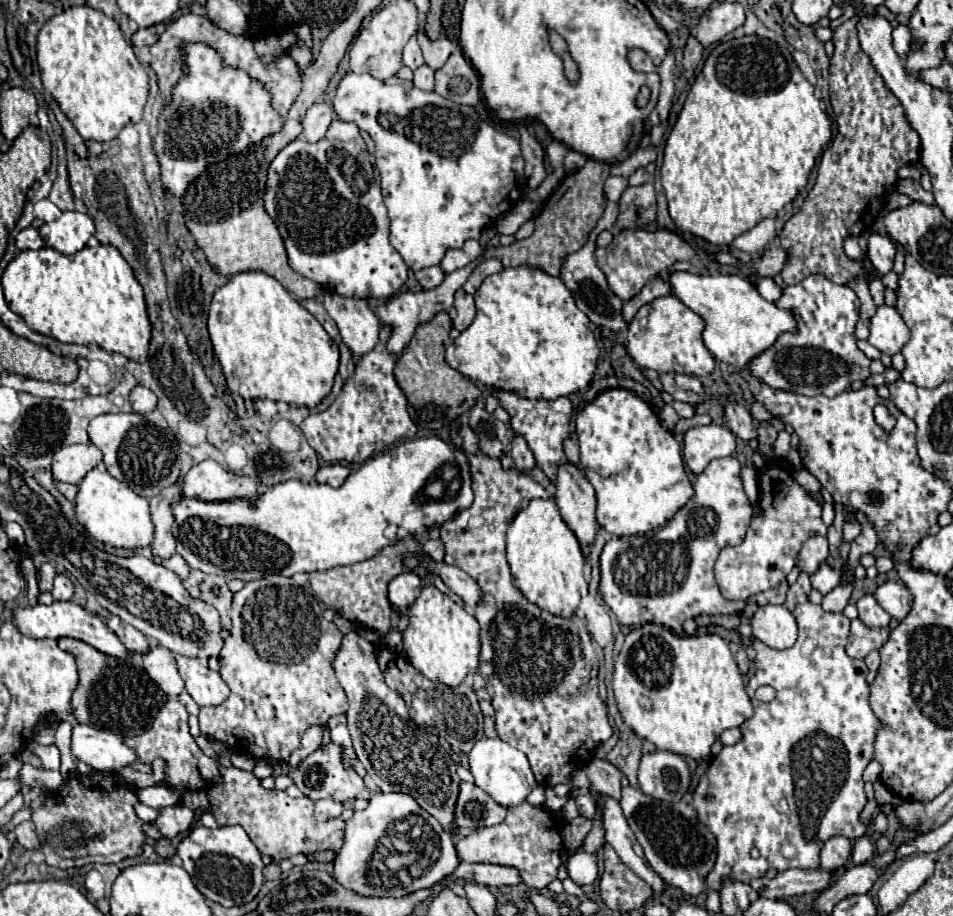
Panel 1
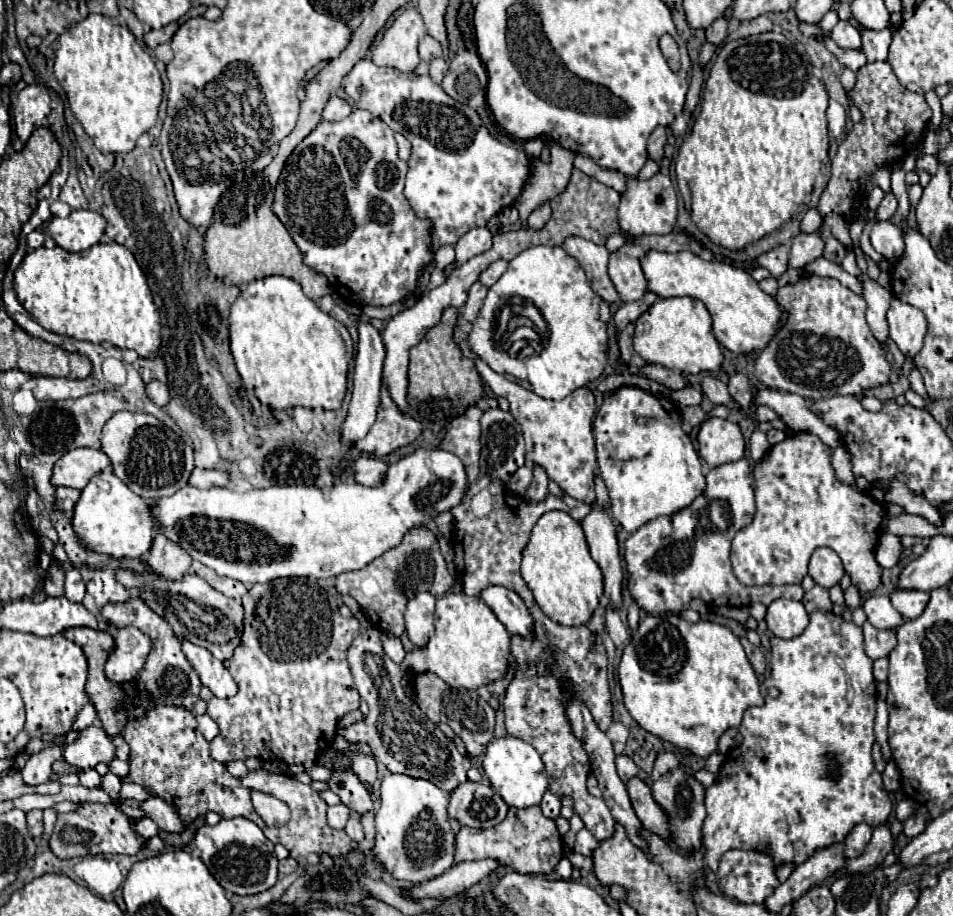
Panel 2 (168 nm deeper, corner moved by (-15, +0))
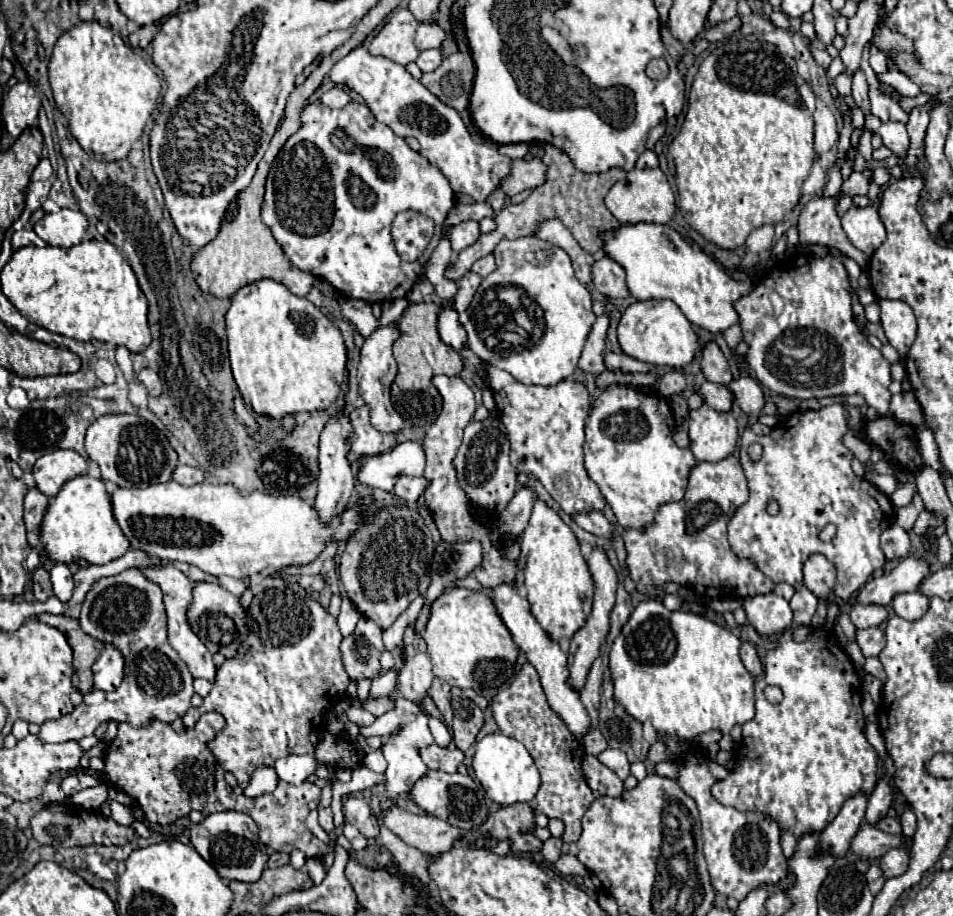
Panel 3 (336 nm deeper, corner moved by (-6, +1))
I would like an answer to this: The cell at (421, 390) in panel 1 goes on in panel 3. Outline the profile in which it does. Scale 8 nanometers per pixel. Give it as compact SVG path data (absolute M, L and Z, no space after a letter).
M423 301L423 303L409 305L403 311L401 319L395 323L401 335L393 343L393 355L397 361L397 377L391 385L391 403L395 411L415 427L429 425L435 421L435 415L439 415L441 399L439 399L439 393L433 389L431 375L439 375L439 373L459 375L459 371L463 369L461 355L439 339L437 315L439 315L439 305L433 301Z

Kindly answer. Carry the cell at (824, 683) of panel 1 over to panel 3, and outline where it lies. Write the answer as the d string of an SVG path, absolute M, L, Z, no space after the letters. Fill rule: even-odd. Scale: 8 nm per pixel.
M787 629L779 639L777 649L765 655L763 683L755 685L755 717L743 723L743 743L737 749L741 767L731 771L727 779L717 781L711 787L711 795L723 803L733 805L739 811L761 811L771 815L781 829L789 829L795 837L809 831L823 831L831 819L839 813L843 799L855 795L855 791L871 793L877 779L877 753L865 739L859 673L851 659L839 647L837 637L831 631L815 629L815 635L803 643L793 641L793 629ZM777 685L783 691L783 701L771 705L763 689Z

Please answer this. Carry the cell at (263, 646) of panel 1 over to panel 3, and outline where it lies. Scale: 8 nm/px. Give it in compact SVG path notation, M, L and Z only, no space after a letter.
M265 577L243 593L241 605L247 611L247 639L239 653L225 659L217 669L215 685L203 699L203 705L191 707L183 717L183 723L185 727L193 727L207 711L215 711L225 717L227 727L211 741L211 751L223 769L237 777L239 787L245 789L257 767L273 767L279 757L311 755L315 751L315 743L325 731L325 713L333 703L341 701L351 679L341 663L339 645L343 637L335 617L331 617L317 599L305 595L297 583L287 583L283 577Z

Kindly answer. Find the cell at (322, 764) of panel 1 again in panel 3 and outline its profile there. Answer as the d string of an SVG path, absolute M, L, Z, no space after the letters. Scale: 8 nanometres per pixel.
M349 797L343 805L343 815L345 815L345 821L355 825L367 839L377 839L379 835L377 817L373 815L371 807L363 799Z

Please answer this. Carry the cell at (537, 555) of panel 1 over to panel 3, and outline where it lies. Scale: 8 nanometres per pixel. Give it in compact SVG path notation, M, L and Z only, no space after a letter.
M535 499L529 525L521 535L521 559L533 617L555 643L571 639L591 613L593 579L581 555L575 533L551 507L539 499Z

